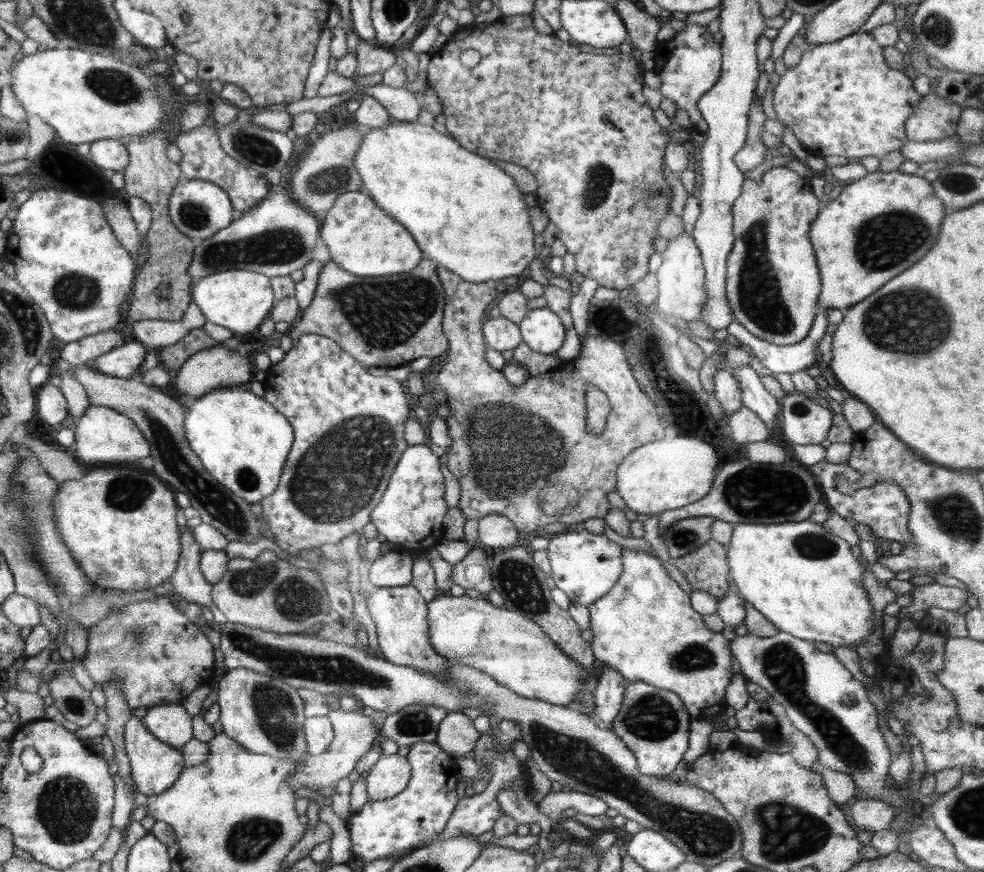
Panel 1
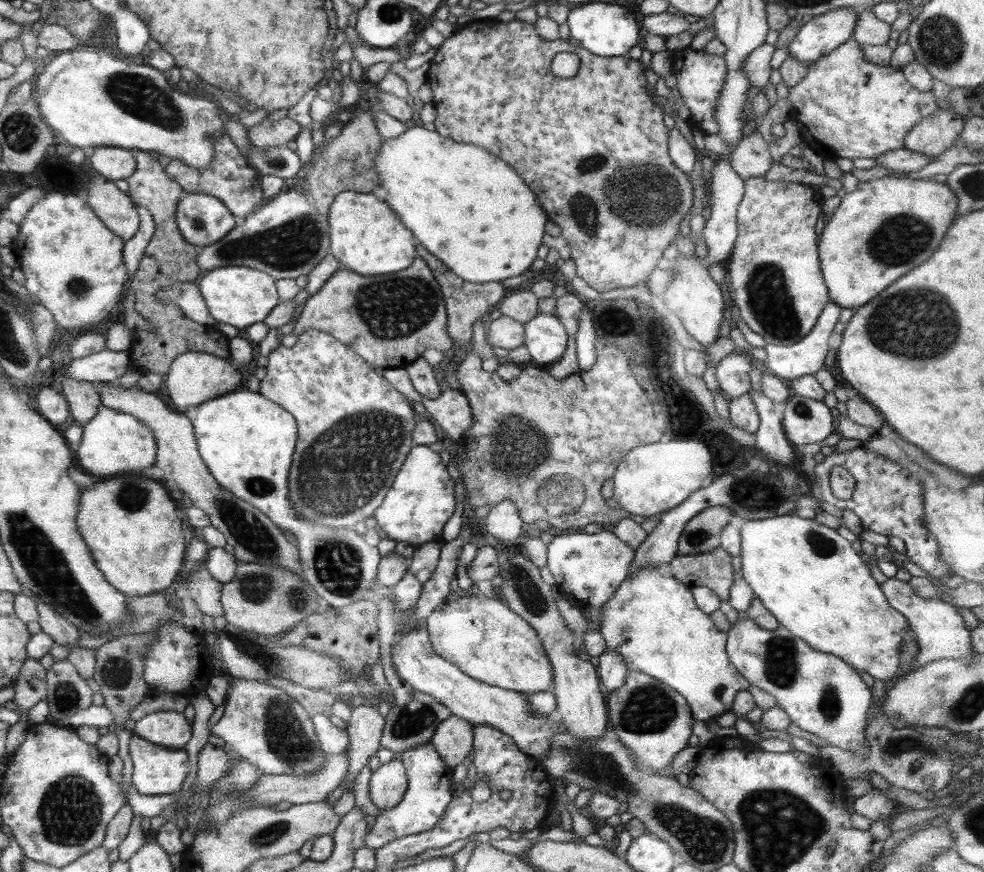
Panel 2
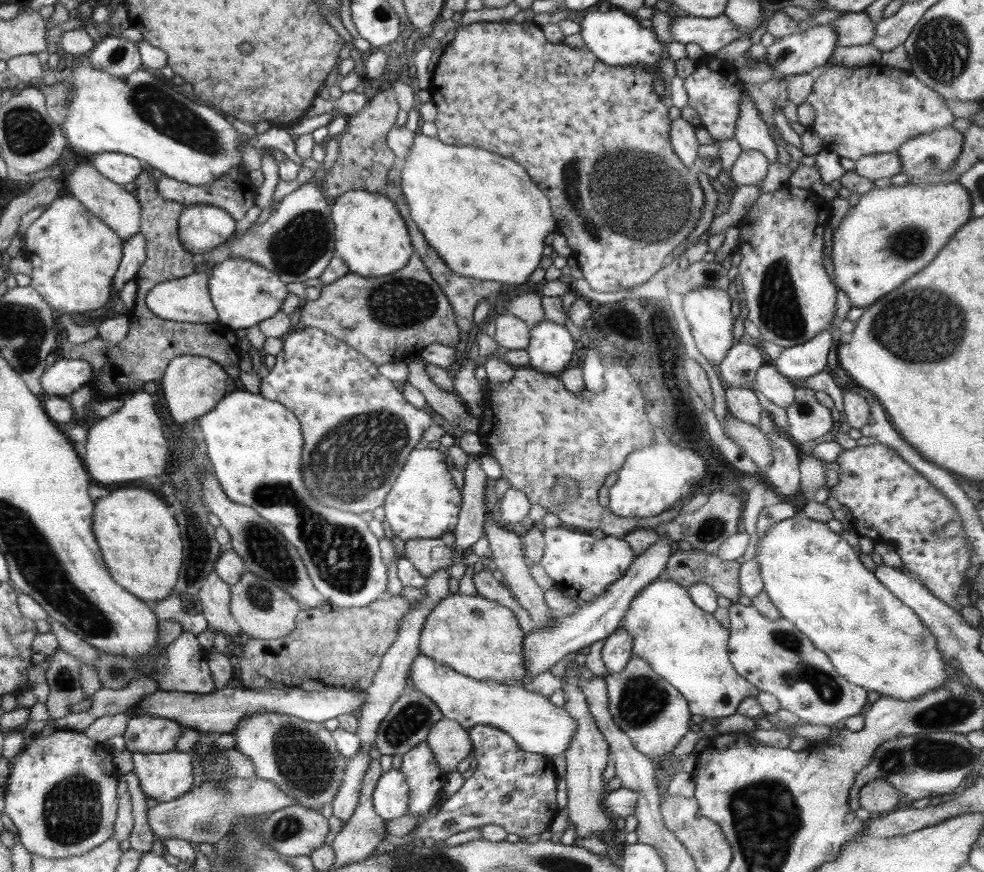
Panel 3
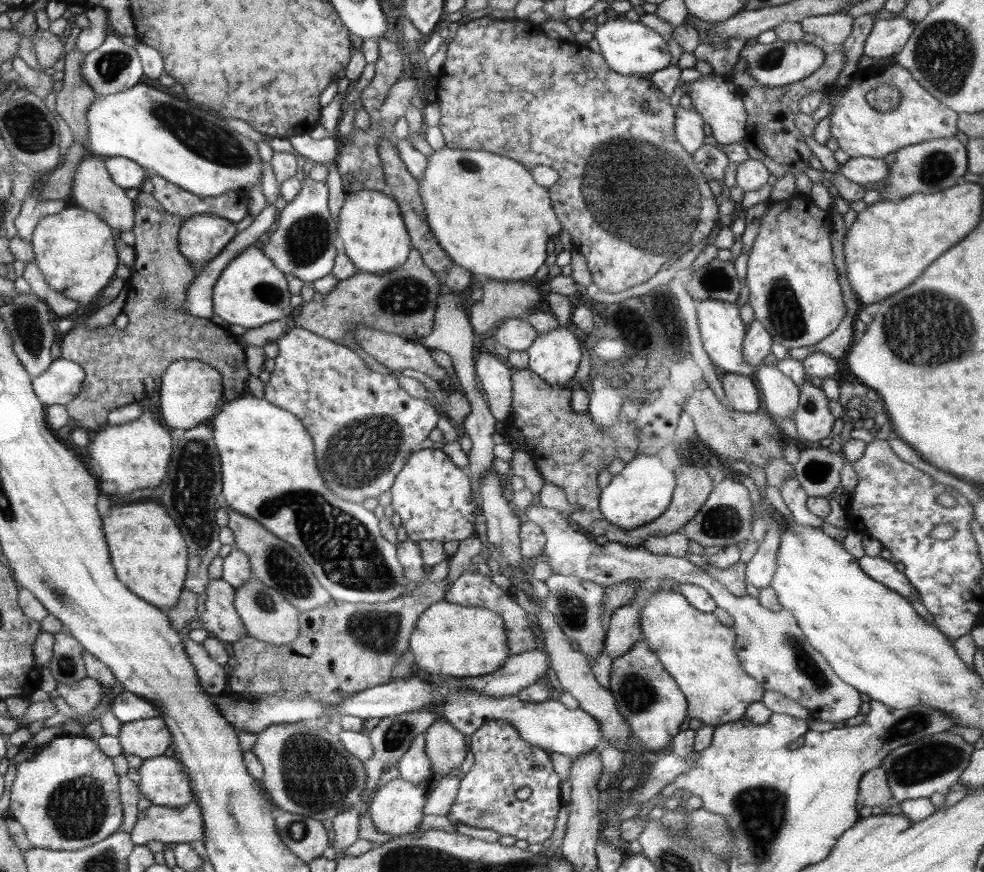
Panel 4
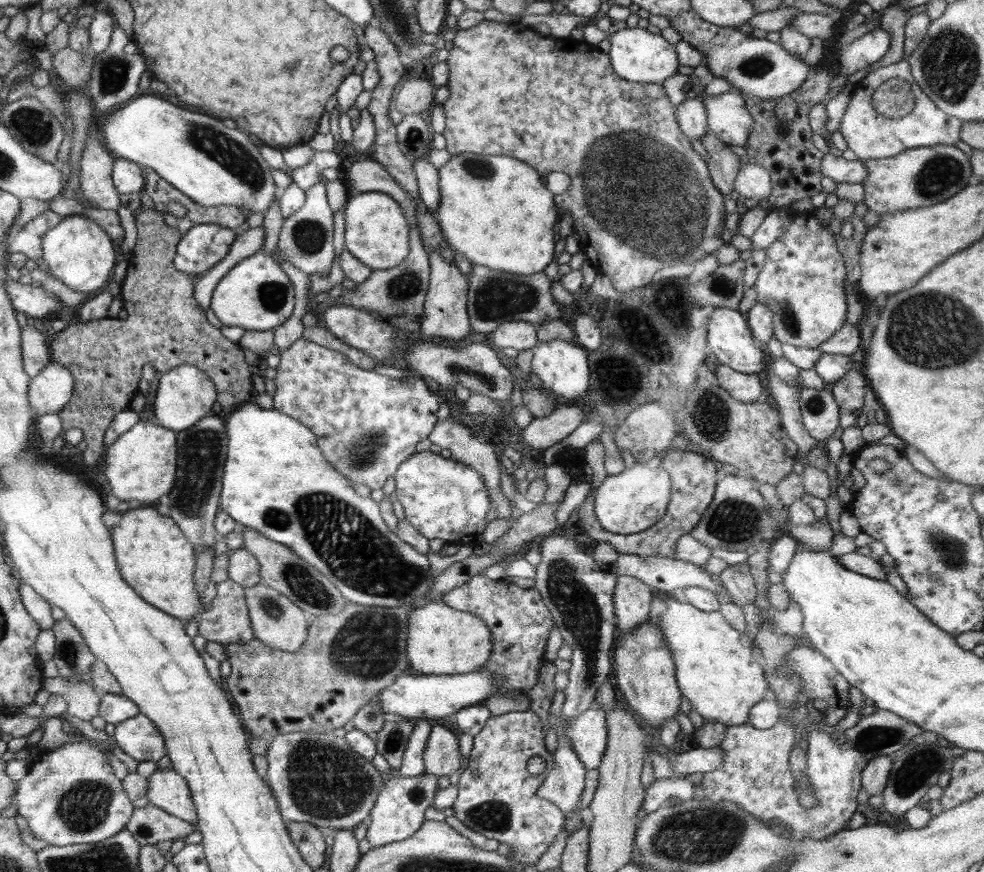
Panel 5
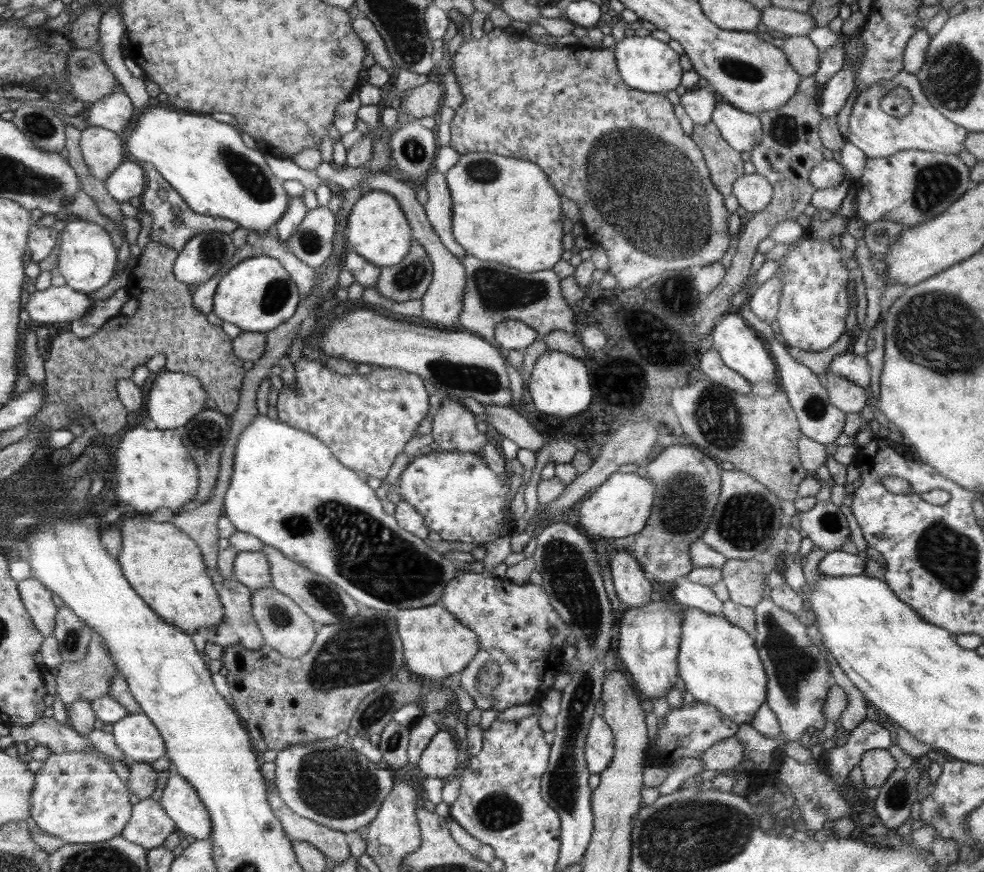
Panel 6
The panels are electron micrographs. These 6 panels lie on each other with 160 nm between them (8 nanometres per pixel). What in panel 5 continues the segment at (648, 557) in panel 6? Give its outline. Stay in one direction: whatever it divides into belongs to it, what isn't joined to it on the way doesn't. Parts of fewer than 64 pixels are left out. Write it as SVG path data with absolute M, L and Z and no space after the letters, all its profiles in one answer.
M674 450L674 468L664 468L670 474L672 496L670 496L670 502L668 503L665 516L657 520L656 524L634 534L614 534L604 530L595 515L594 491L588 492L584 501L578 506L580 524L585 528L586 534L590 538L598 542L611 544L619 554L635 554L642 558L649 558L649 556L655 555L667 556L668 558L675 557L675 548L678 539L682 535L689 535L696 528L704 511L712 502L717 484L715 475L718 468L719 465L714 466L710 460L702 458L700 454Z

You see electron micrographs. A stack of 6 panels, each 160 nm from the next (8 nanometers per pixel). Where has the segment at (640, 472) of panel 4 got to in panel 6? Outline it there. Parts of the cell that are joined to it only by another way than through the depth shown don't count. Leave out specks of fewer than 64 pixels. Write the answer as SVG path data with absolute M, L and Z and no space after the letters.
M613 472L604 484L590 492L580 504L580 524L589 538L604 537L606 540L624 538L640 532L652 514L656 487L652 480L638 473Z

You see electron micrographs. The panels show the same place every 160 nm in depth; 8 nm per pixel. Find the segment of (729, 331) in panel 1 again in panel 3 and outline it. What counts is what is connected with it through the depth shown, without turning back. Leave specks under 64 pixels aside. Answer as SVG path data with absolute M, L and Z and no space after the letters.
M833 318L820 334L803 344L782 348L778 359L772 362L772 365L790 381L805 379L825 371L828 354L834 343L832 322Z

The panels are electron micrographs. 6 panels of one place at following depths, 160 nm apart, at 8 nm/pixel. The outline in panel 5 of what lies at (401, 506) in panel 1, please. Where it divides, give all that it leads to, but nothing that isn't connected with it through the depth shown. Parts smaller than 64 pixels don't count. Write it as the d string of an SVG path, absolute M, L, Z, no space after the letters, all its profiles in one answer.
M430 450L416 452L405 460L394 476L394 500L404 507L405 518L426 538L439 538L460 545L483 545L482 533L487 526L486 512L491 500L484 480L471 466Z

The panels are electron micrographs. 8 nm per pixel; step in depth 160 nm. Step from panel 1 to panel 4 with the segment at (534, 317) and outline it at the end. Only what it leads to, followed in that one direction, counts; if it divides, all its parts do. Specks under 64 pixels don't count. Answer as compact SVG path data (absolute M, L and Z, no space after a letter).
M560 326L537 334L526 351L529 355L527 369L550 385L573 388L582 357L576 333L572 327Z

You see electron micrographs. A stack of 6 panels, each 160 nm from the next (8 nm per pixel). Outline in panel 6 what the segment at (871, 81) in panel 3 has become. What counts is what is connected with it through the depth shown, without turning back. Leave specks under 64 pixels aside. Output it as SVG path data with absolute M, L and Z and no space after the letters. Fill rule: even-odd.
M904 69L894 78L869 86L858 93L848 124L850 125L850 136L848 136L846 141L860 148L870 158L886 158L891 154L910 149L958 155L959 152L965 149L965 128L948 120L940 111L936 110L936 107L931 105L931 102L923 93L917 75L910 74ZM898 86L908 88L908 92L914 98L912 112L908 112L902 118L894 118L894 116L884 113L879 106L880 98L888 94L890 90L898 88Z

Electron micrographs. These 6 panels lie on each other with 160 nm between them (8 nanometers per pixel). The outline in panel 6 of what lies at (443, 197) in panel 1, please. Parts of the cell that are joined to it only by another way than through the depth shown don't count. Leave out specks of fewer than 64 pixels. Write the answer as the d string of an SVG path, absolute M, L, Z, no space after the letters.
M477 152L460 155L456 165L445 174L452 199L452 232L464 250L483 261L500 262L522 272L550 270L561 259L562 206L560 194L548 184L544 171L528 160Z

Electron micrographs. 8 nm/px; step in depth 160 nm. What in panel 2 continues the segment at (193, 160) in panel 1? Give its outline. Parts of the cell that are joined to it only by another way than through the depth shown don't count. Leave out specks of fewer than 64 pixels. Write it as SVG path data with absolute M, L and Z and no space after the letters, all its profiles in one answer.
M221 134L214 141L215 157L210 166L204 170L192 168L179 158L172 158L165 167L168 176L171 176L183 188L183 192L197 192L211 194L219 198L234 216L246 217L249 213L264 203L260 180L262 175L247 163L241 152L232 143L228 134Z

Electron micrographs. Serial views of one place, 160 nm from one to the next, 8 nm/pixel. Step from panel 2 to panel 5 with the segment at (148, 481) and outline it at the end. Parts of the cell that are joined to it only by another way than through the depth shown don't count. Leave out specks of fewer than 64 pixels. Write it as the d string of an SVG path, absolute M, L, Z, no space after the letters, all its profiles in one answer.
M136 508L122 516L120 526L112 532L118 570L122 578L146 601L163 610L173 618L179 619L183 624L191 619L197 619L198 614L204 610L199 594L196 592L194 582L195 564L197 561L193 544L184 536L178 523L168 515L160 515L158 511L148 508Z

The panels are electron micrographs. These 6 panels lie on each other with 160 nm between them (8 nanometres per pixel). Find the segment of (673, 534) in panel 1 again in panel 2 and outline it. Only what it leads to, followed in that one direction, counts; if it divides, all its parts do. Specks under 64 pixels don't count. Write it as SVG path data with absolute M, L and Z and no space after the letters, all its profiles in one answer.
M724 505L701 510L686 523L677 542L678 554L702 554L718 548L722 529L732 517L733 512Z

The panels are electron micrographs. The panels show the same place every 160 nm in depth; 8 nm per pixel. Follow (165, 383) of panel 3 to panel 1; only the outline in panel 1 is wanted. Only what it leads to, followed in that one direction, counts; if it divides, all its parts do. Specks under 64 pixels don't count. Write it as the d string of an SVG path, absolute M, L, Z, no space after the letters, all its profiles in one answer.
M217 344L210 349L198 351L188 358L184 366L180 367L180 372L176 373L174 384L180 394L190 394L190 396L194 396L193 399L196 399L198 396L208 394L210 388L216 390L248 382L252 376L250 367L249 358L245 353L232 351L223 344Z

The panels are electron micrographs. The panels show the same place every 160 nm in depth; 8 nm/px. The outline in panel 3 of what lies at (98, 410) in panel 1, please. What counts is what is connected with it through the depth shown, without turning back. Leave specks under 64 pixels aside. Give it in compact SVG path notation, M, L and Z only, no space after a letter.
M138 390L121 398L123 406L118 411L100 418L87 430L83 462L88 474L100 484L126 484L140 478L158 477L170 452L151 394Z

